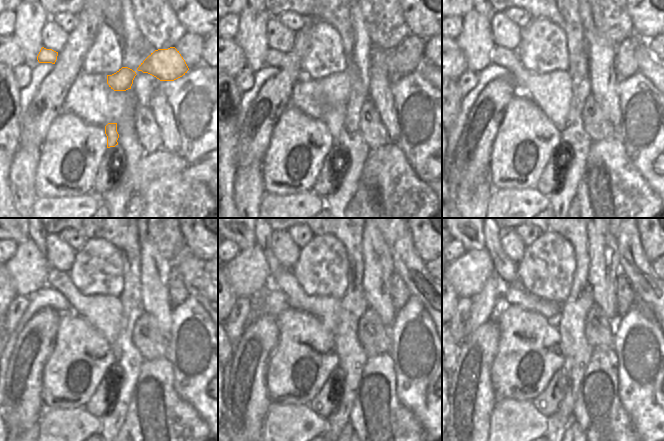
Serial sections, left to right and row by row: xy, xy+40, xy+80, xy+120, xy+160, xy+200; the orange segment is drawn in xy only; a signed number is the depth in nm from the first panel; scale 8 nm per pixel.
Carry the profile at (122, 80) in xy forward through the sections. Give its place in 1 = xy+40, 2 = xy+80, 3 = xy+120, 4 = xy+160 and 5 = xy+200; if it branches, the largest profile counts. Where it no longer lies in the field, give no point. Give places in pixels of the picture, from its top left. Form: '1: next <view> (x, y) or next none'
1: next xy+40 (335, 87)
2: next xy+80 (551, 91)
3: next xy+120 (104, 313)
4: next xy+160 (326, 309)
5: next xy+200 (517, 283)

